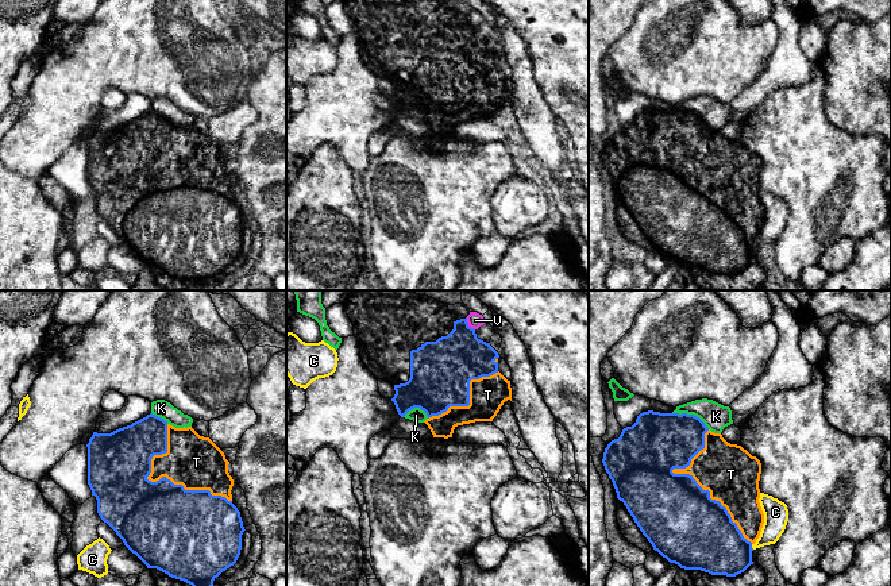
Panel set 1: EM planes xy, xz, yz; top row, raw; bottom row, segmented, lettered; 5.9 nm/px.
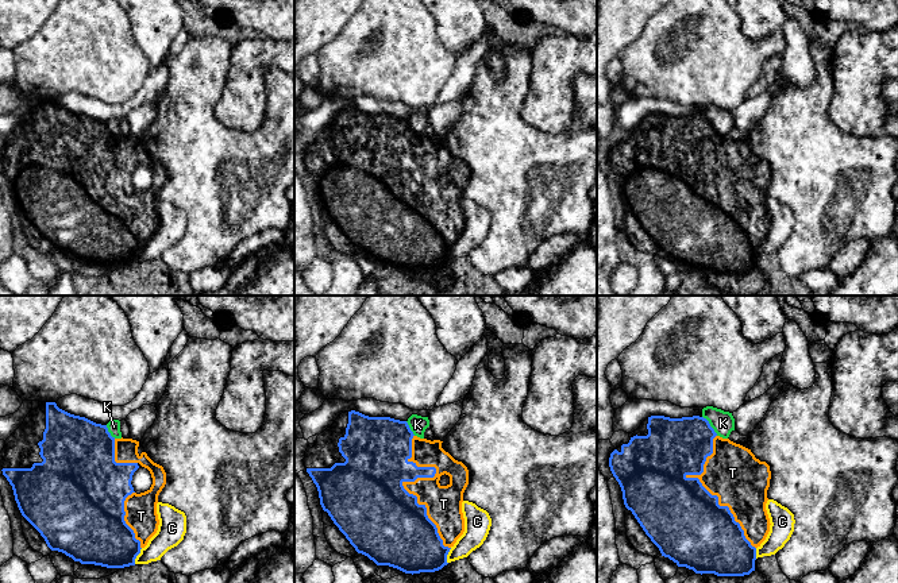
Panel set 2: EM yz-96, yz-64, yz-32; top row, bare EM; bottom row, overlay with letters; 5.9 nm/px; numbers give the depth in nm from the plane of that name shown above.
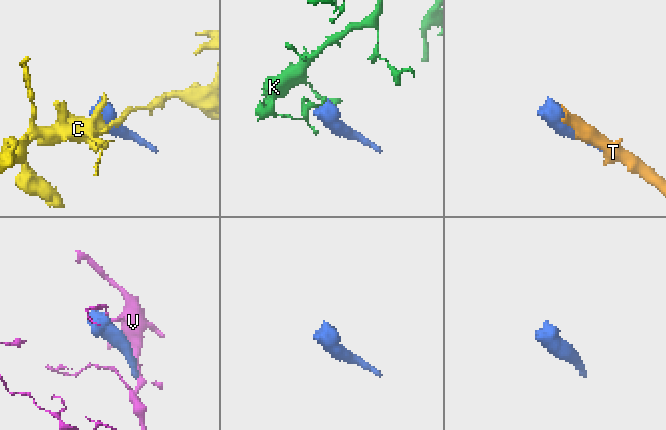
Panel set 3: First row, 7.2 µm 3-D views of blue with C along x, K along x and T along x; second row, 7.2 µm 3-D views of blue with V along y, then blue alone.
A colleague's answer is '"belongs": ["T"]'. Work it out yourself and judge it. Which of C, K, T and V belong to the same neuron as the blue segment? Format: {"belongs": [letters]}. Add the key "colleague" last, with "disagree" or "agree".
{"belongs": ["T"], "colleague": "agree"}

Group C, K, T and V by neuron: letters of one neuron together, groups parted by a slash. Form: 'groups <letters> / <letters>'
groups C / K / T / V

